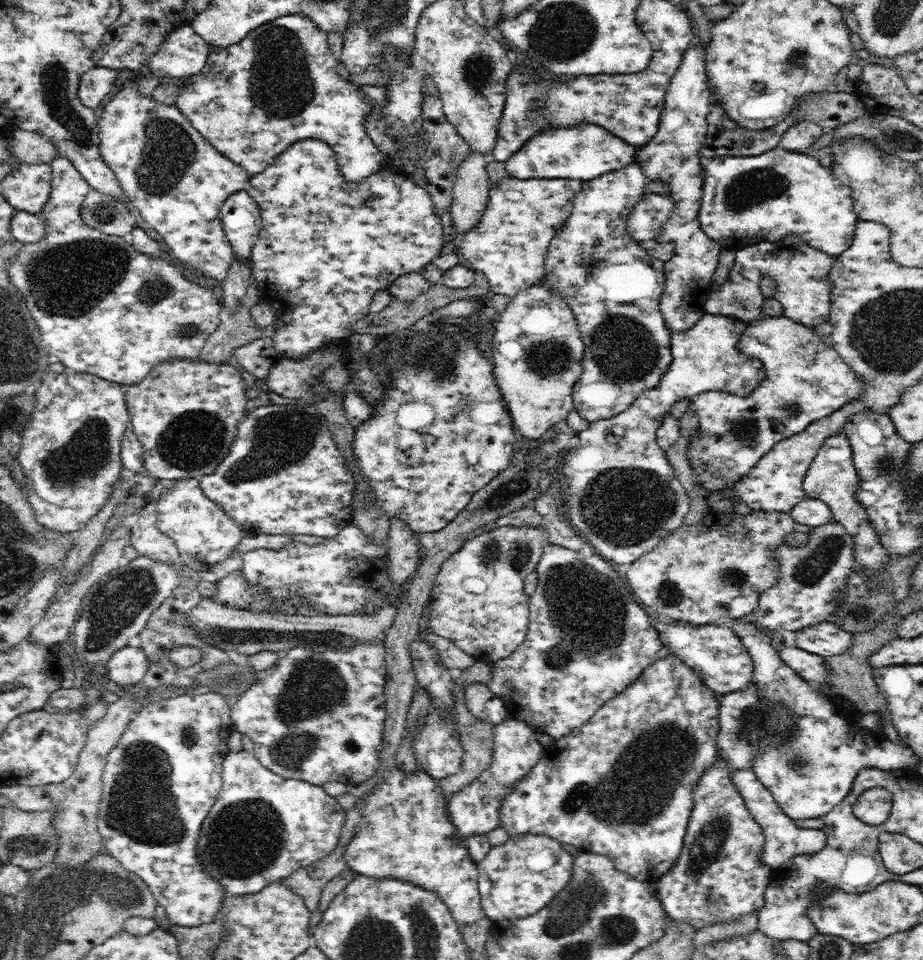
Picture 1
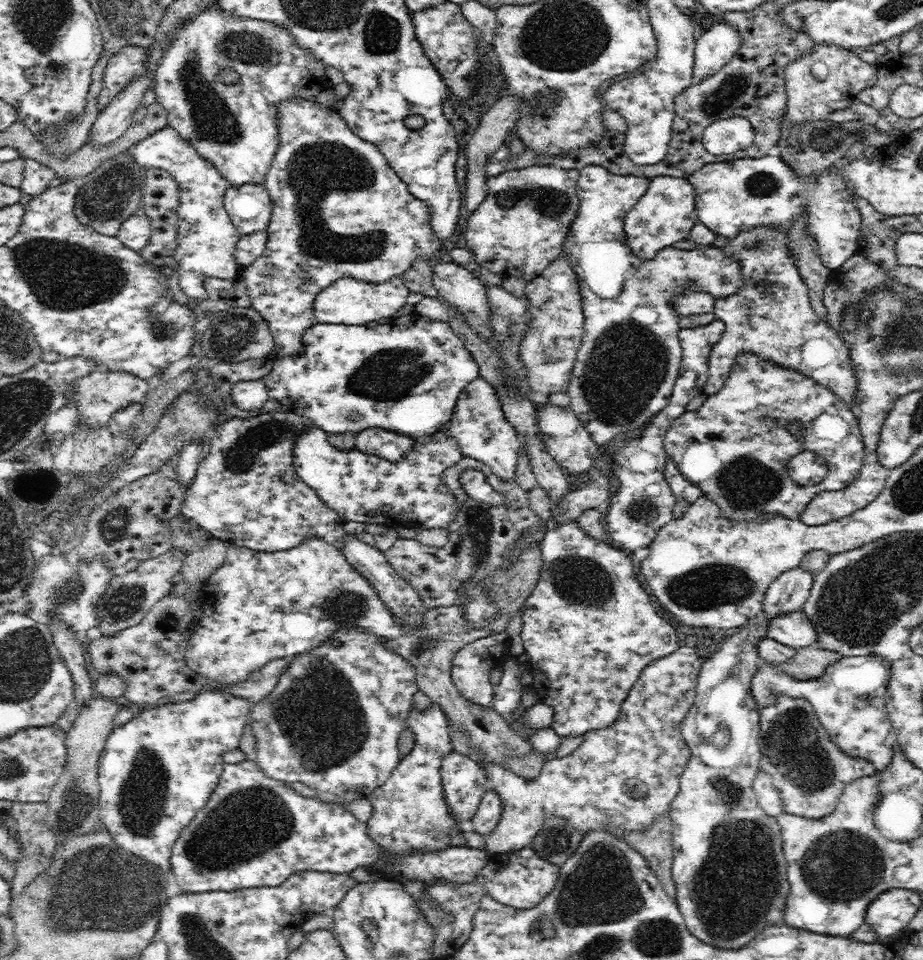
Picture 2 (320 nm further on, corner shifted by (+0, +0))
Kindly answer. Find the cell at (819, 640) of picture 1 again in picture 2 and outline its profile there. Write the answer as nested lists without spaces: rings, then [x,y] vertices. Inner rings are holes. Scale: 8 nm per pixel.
[[[802,609],[776,614],[768,620],[765,636],[793,649],[816,645],[818,640],[812,621]]]

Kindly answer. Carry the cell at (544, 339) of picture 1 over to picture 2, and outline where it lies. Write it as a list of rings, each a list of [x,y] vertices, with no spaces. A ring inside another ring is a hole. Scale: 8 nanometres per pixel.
[[[562,252],[540,276],[527,283],[525,298],[531,314],[528,336],[520,342],[522,362],[528,366],[528,384],[534,392],[562,392],[567,390],[576,362],[578,347],[584,338],[585,316],[581,301],[577,274],[568,262],[568,256]]]

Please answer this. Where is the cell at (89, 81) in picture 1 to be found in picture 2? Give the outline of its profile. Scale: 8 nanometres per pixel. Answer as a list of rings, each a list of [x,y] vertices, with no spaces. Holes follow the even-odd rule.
[[[128,45],[108,59],[96,106],[103,111],[114,95],[122,92],[130,81],[145,73],[149,59],[148,48]]]

